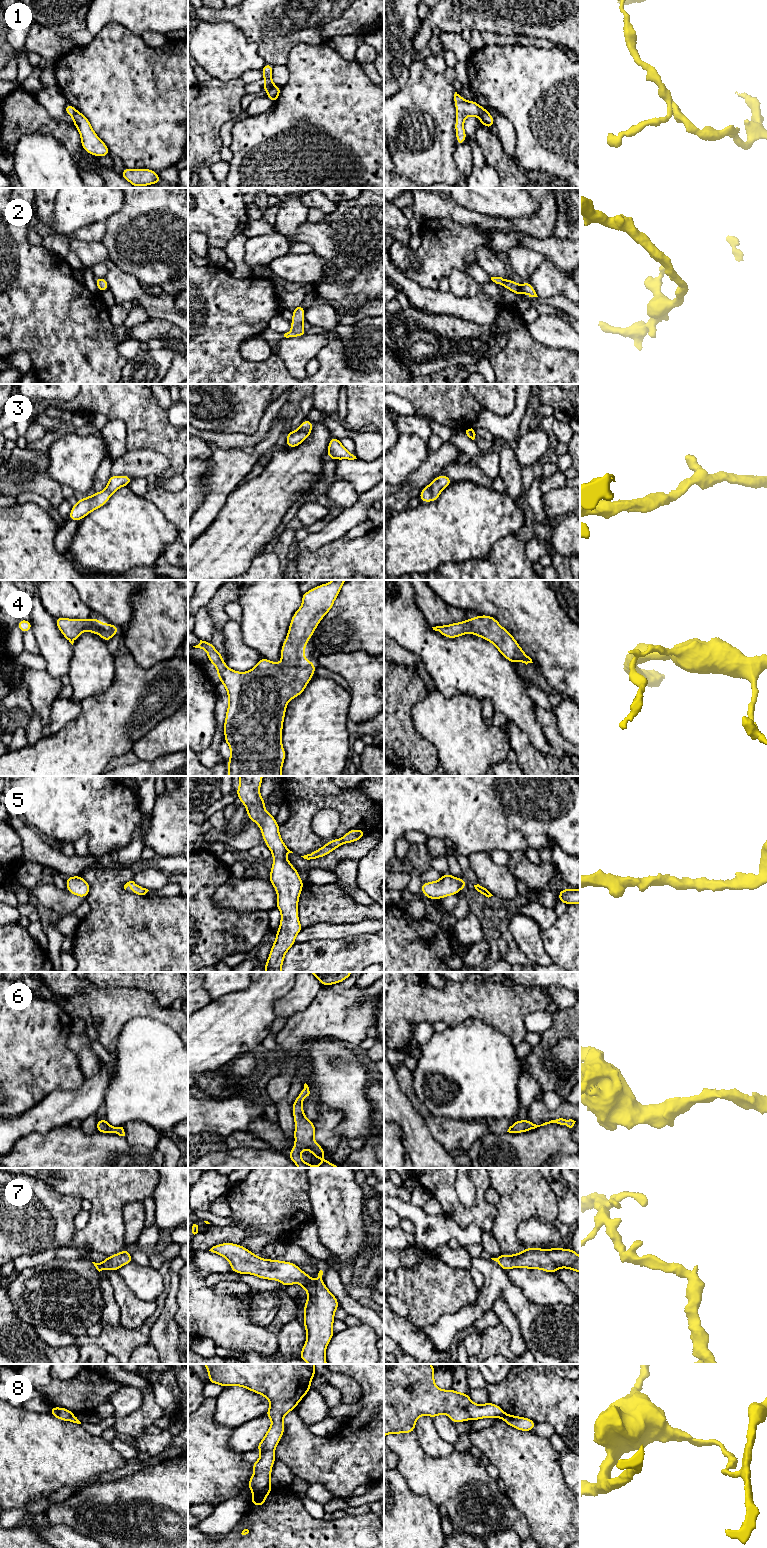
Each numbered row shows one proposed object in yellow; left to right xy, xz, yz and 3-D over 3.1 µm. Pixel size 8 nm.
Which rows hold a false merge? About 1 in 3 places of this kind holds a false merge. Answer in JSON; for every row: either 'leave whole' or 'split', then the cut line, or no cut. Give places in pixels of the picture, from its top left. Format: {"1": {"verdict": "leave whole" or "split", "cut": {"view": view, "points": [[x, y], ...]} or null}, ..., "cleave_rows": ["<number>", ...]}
{"1": {"verdict": "split", "cut": {"view": "yz", "points": [[486, 110], [479, 117]]}}, "2": {"verdict": "leave whole", "cut": null}, "3": {"verdict": "leave whole", "cut": null}, "4": {"verdict": "leave whole", "cut": null}, "5": {"verdict": "leave whole", "cut": null}, "6": {"verdict": "leave whole", "cut": null}, "7": {"verdict": "leave whole", "cut": null}, "8": {"verdict": "split", "cut": {"view": "xz", "points": [[269, 1484], [253, 1492]]}}, "cleave_rows": ["1", "8"]}

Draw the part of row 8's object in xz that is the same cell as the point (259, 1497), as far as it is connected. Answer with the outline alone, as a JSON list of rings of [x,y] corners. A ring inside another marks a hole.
[[[268,1485],[267,1487],[258,1490],[256,1492],[253,1492],[253,1499],[250,1500],[251,1505],[258,1505],[259,1507],[264,1506],[264,1501],[266,1500],[266,1497],[270,1494],[272,1490],[272,1486]]]

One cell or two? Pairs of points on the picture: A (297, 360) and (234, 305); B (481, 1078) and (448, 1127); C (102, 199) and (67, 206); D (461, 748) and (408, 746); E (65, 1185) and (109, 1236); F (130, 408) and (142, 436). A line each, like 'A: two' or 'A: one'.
A: two
B: two
C: one
D: two
E: one
F: one

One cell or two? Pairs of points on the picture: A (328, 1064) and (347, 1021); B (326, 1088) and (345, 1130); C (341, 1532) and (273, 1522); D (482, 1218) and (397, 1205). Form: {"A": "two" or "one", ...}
{"A": "two", "B": "one", "C": "one", "D": "two"}

